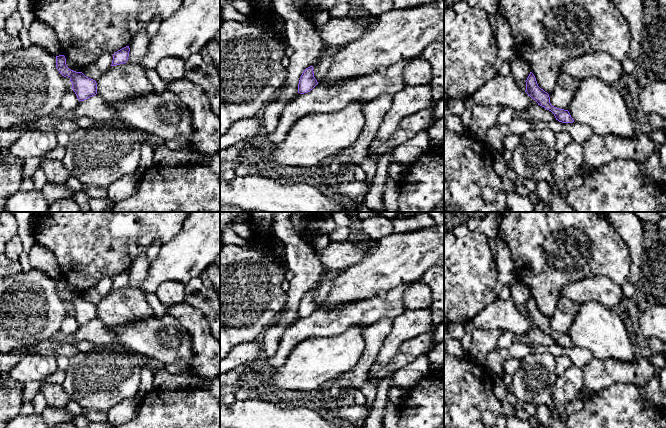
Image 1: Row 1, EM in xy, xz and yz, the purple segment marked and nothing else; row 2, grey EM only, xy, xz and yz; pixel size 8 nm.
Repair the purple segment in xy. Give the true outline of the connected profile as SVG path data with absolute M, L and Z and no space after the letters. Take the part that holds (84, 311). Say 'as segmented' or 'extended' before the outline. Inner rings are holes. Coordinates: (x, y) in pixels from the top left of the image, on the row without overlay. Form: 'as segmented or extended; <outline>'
as segmented; M64 279L56 280L56 291L64 301L68 300L72 307L72 313L79 325L87 324L97 318L97 307L95 304L86 301L82 296L69 293L66 289Z

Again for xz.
as segmented; M313 290L306 292L299 304L298 317L304 318L310 316L318 308L314 301Z

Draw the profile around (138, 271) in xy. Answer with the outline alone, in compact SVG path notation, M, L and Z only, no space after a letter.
M146 253L138 255L129 270L130 275L127 286L139 288L147 276L149 265Z

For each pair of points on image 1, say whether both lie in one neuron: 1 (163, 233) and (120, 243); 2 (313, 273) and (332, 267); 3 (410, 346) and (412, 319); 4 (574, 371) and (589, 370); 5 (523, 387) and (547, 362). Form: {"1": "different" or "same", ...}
{"1": "same", "2": "different", "3": "different", "4": "different", "5": "same"}

